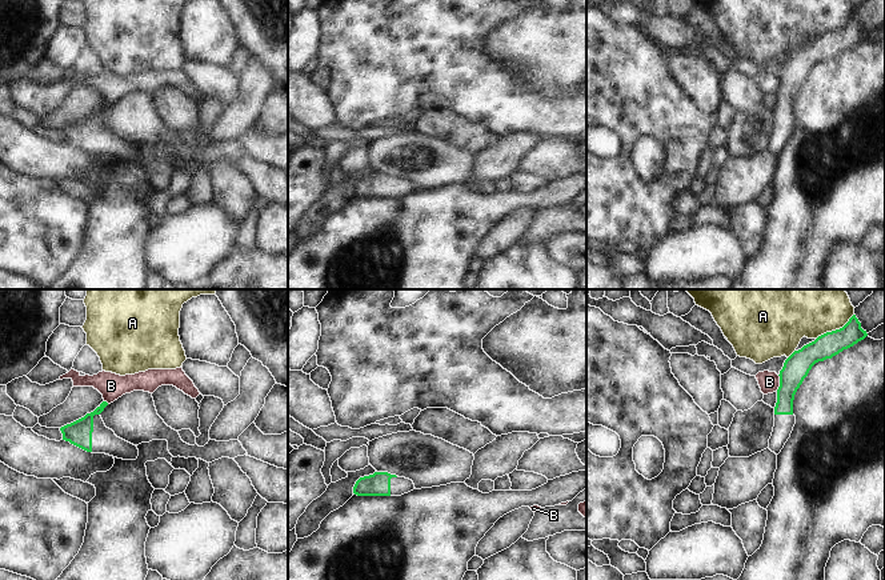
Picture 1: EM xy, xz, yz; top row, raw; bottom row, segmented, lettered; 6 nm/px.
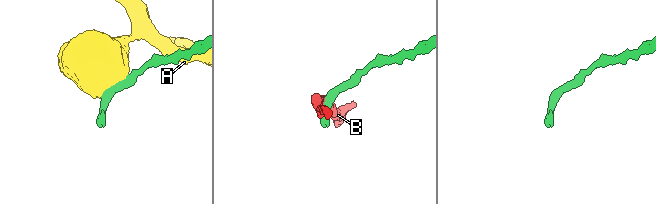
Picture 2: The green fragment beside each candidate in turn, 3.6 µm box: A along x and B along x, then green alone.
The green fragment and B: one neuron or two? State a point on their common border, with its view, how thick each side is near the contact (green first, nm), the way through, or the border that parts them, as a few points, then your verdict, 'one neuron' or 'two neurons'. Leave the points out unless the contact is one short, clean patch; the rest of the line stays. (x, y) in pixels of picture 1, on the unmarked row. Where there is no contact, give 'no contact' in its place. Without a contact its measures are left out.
meets green in yz at (780, 84); 160 nm thick on the green side, 130 nm on the other; border along yz (779, 76), (779, 90), (776, 92); two neurons

